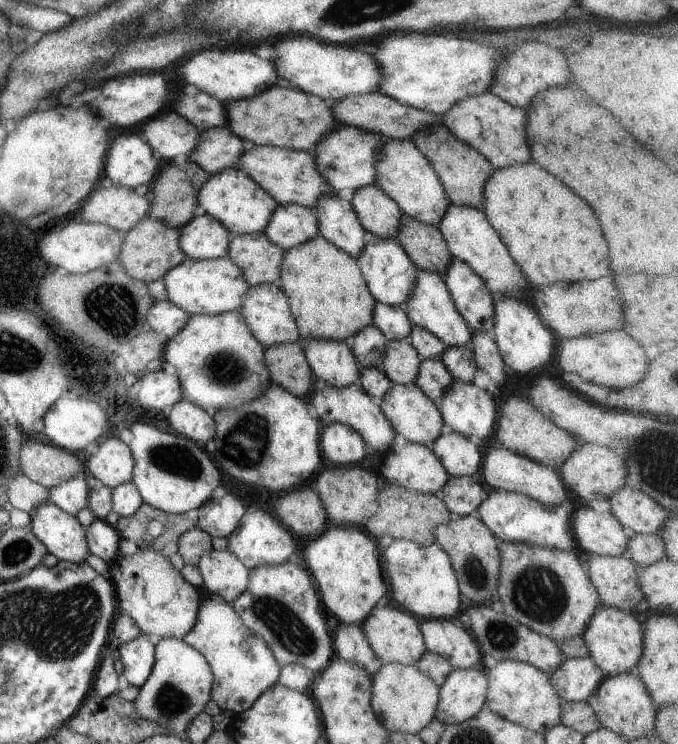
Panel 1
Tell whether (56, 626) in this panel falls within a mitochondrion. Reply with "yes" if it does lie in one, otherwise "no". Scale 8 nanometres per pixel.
yes

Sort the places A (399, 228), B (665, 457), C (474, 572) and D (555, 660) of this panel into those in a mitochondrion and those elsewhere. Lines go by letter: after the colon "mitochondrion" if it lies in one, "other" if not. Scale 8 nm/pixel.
A: other
B: mitochondrion
C: mitochondrion
D: other

